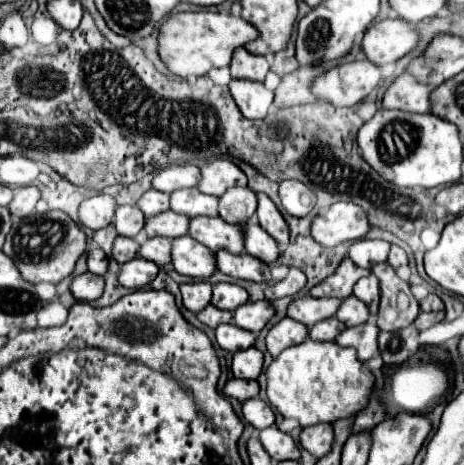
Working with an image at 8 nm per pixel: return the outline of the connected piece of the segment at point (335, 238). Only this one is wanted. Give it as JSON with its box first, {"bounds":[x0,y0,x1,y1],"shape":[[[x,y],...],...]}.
{"bounds":[311,202,369,246],"shape":[[[337,202],[311,220],[311,236],[323,246],[355,242],[363,238],[369,228],[365,212],[351,202]]]}

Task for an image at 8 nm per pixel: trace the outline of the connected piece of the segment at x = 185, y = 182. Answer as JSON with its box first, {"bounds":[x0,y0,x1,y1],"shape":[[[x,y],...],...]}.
{"bounds":[151,164,199,192],"shape":[[[173,164],[167,166],[163,170],[159,170],[153,180],[151,180],[151,188],[159,190],[159,192],[173,192],[175,188],[193,188],[199,180],[199,168],[195,164]]]}

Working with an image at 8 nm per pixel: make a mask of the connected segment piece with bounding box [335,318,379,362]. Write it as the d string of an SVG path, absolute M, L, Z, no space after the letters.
M367 320L365 324L359 324L359 326L351 326L351 328L345 328L337 338L335 342L339 346L353 346L357 350L357 358L361 362L373 358L379 354L379 348L377 348L377 334L379 334L379 328L375 324L375 320Z

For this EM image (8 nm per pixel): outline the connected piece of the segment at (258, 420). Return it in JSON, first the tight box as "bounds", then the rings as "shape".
{"bounds":[243,398,275,430],"shape":[[[249,398],[249,400],[243,402],[243,416],[257,430],[263,430],[263,428],[267,428],[275,422],[273,410],[259,398]]]}

